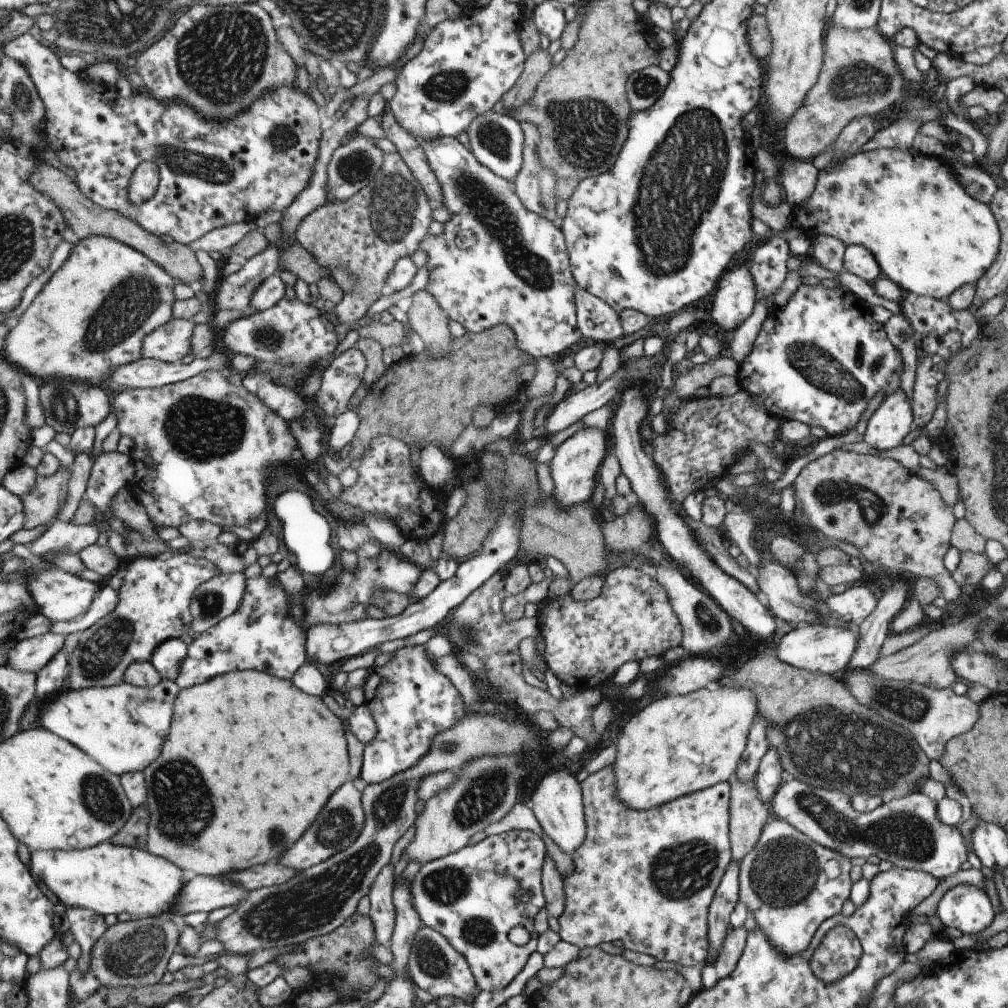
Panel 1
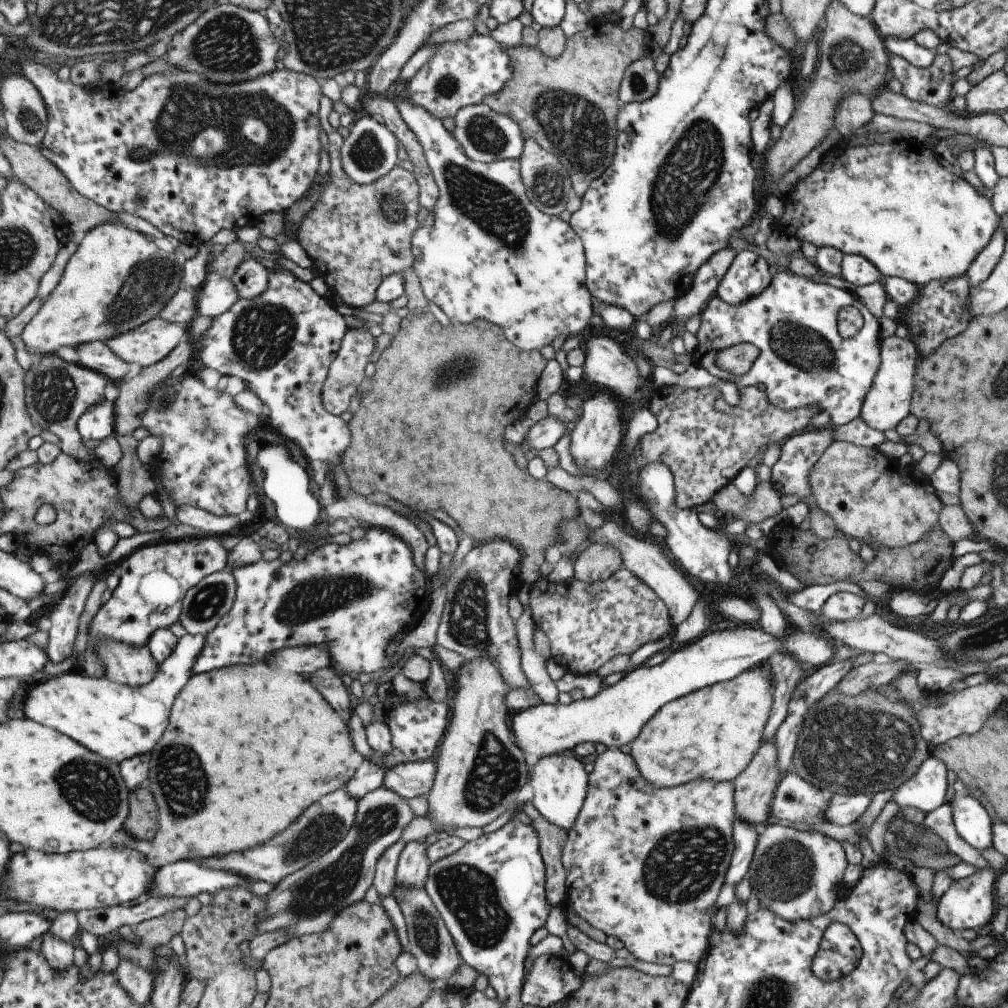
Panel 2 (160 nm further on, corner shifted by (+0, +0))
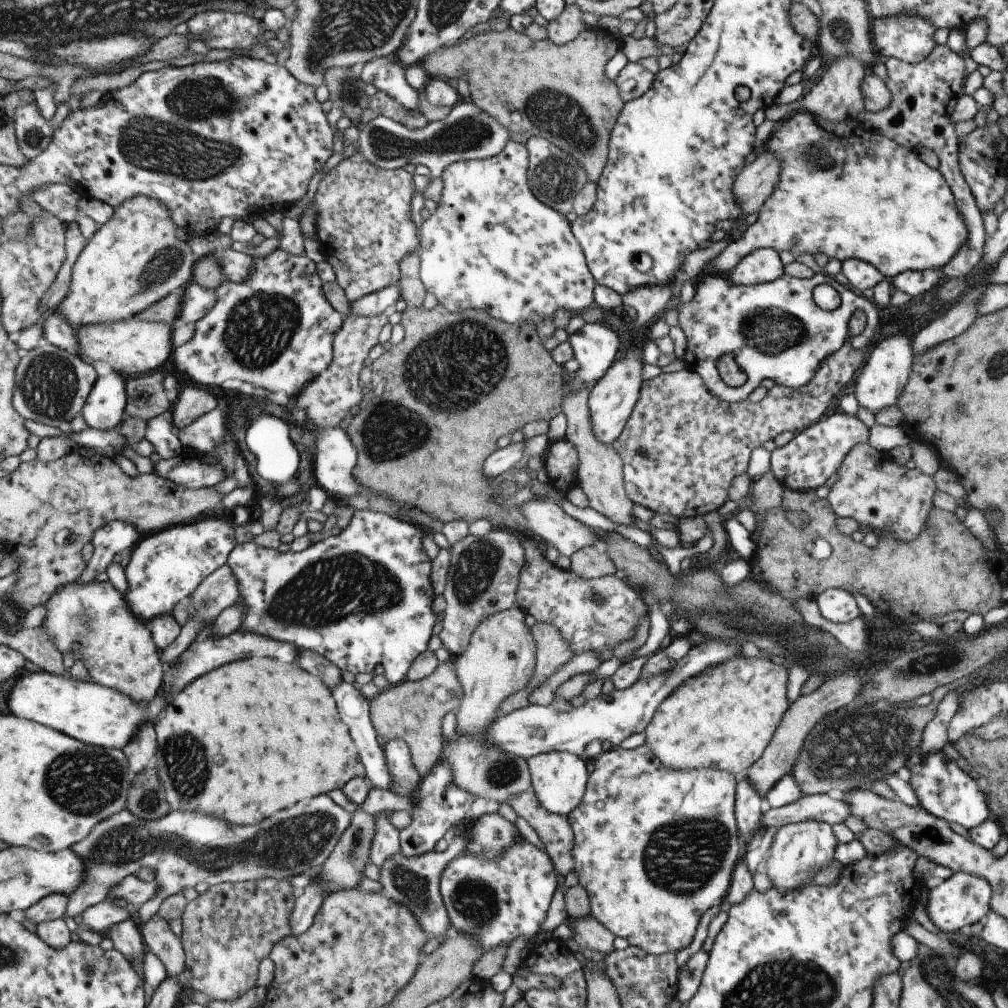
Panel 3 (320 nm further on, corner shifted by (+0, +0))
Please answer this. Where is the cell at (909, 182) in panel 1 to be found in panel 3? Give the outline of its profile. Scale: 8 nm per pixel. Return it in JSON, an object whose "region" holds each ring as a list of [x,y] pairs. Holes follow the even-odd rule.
{"region":[[[795,112],[793,116],[783,120],[779,124],[779,128],[769,135],[760,149],[761,152],[771,153],[778,158],[780,169],[778,172],[778,179],[775,183],[774,189],[771,191],[769,198],[763,203],[763,206],[757,211],[758,219],[751,225],[743,229],[742,236],[737,240],[731,241],[726,247],[709,263],[713,265],[712,273],[719,273],[720,275],[729,274],[731,269],[751,251],[771,247],[776,251],[789,250],[794,256],[797,255],[811,255],[816,254],[825,255],[828,259],[835,259],[842,263],[847,259],[859,259],[874,266],[885,278],[891,280],[897,273],[905,271],[922,271],[925,269],[941,269],[946,265],[950,258],[955,254],[955,251],[965,242],[967,236],[966,224],[963,222],[962,215],[958,213],[957,204],[954,202],[948,184],[944,178],[939,174],[939,171],[926,166],[919,160],[914,149],[908,149],[901,146],[888,138],[881,136],[873,136],[863,130],[857,121],[853,118],[847,118],[839,122],[827,122],[822,118],[816,117],[811,113]]]}

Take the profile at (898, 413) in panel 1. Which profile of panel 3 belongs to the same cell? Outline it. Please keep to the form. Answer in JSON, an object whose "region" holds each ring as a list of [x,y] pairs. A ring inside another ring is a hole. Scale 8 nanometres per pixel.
{"region":[[[902,333],[887,335],[875,343],[852,380],[853,394],[858,405],[872,412],[873,416],[881,409],[895,405],[894,402],[900,397],[909,376],[910,366],[913,364],[910,341]]]}

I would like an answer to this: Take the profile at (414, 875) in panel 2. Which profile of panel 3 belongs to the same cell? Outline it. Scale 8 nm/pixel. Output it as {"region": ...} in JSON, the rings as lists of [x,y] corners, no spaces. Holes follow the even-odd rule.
{"region":[[[442,757],[431,772],[426,773],[413,794],[413,806],[409,813],[410,825],[398,830],[398,850],[404,857],[420,855],[433,851],[433,845],[454,825],[460,826],[465,821],[469,806],[476,796],[469,794],[452,781],[452,766]]]}

